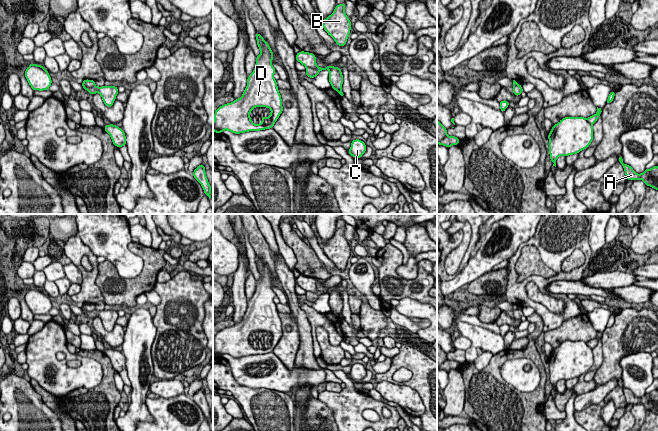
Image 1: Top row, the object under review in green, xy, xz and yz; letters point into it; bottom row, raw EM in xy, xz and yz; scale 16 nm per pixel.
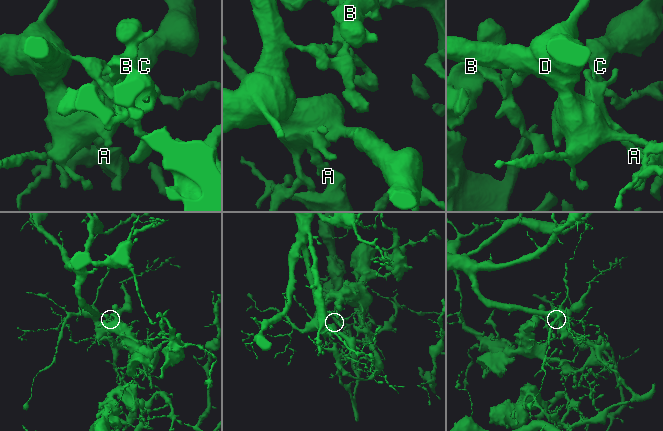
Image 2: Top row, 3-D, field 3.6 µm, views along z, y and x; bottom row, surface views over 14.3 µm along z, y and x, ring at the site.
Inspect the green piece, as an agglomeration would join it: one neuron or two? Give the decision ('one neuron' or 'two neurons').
one neuron

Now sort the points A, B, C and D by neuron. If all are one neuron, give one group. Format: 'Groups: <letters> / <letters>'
Groups: A B C D

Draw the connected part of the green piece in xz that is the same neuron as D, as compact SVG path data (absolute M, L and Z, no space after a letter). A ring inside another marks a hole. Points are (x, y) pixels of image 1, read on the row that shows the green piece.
M255 33L257 45L260 49L260 55L256 56L256 64L253 72L247 78L247 86L243 95L235 99L231 103L220 106L214 113L213 131L222 133L228 130L234 134L245 133L249 131L260 131L273 128L275 122L283 112L282 99L278 91L277 81L273 75L276 73L275 68L272 66L273 52L269 44L264 40L263 36ZM266 107L271 109L269 117L262 116L260 124L254 124L251 120L250 113L253 108Z

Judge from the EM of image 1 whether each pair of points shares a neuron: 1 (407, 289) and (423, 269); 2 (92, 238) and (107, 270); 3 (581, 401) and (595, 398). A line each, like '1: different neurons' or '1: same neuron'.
1: same neuron
2: different neurons
3: same neuron

